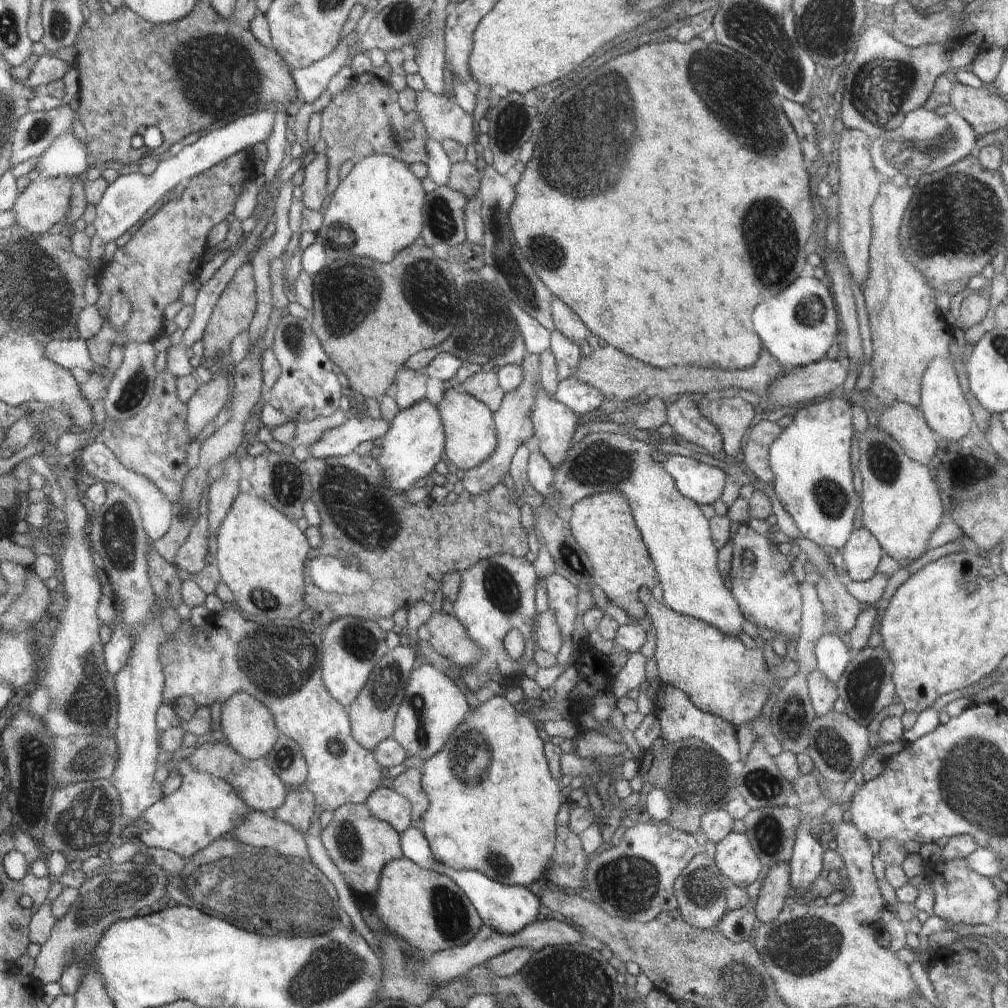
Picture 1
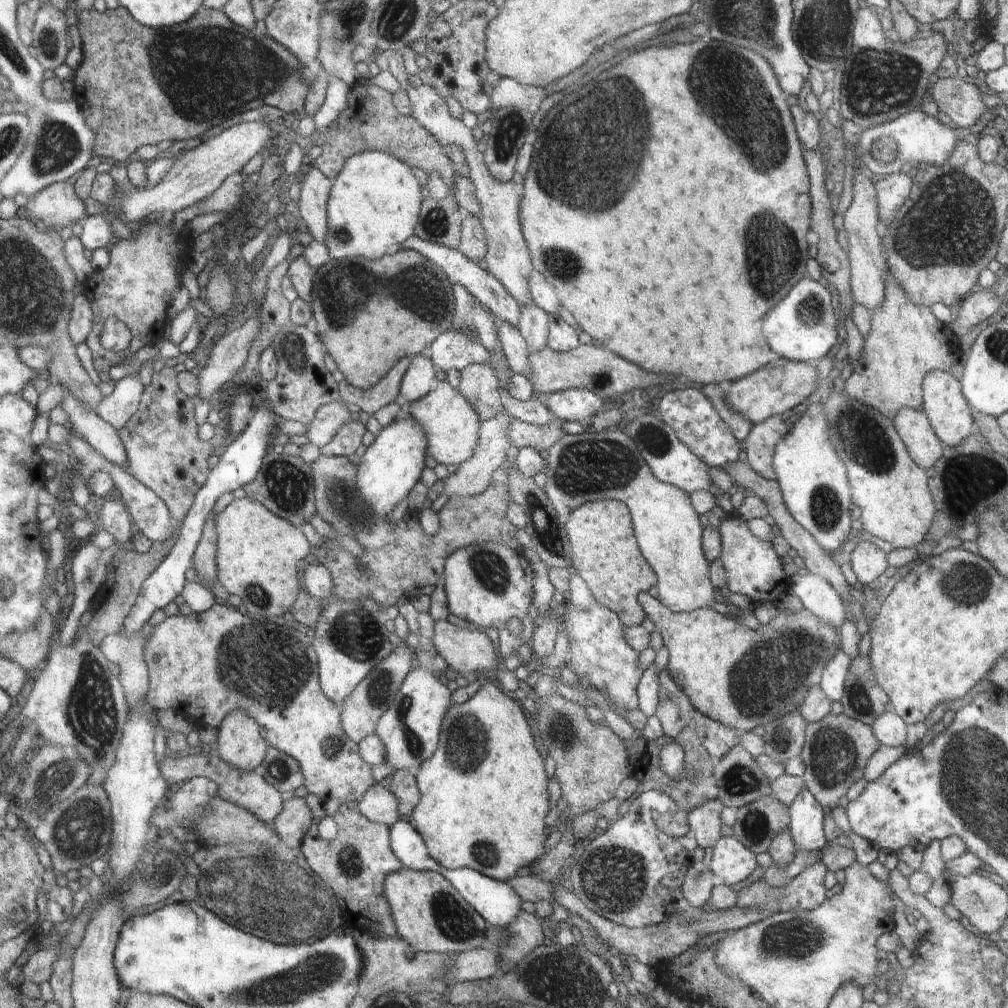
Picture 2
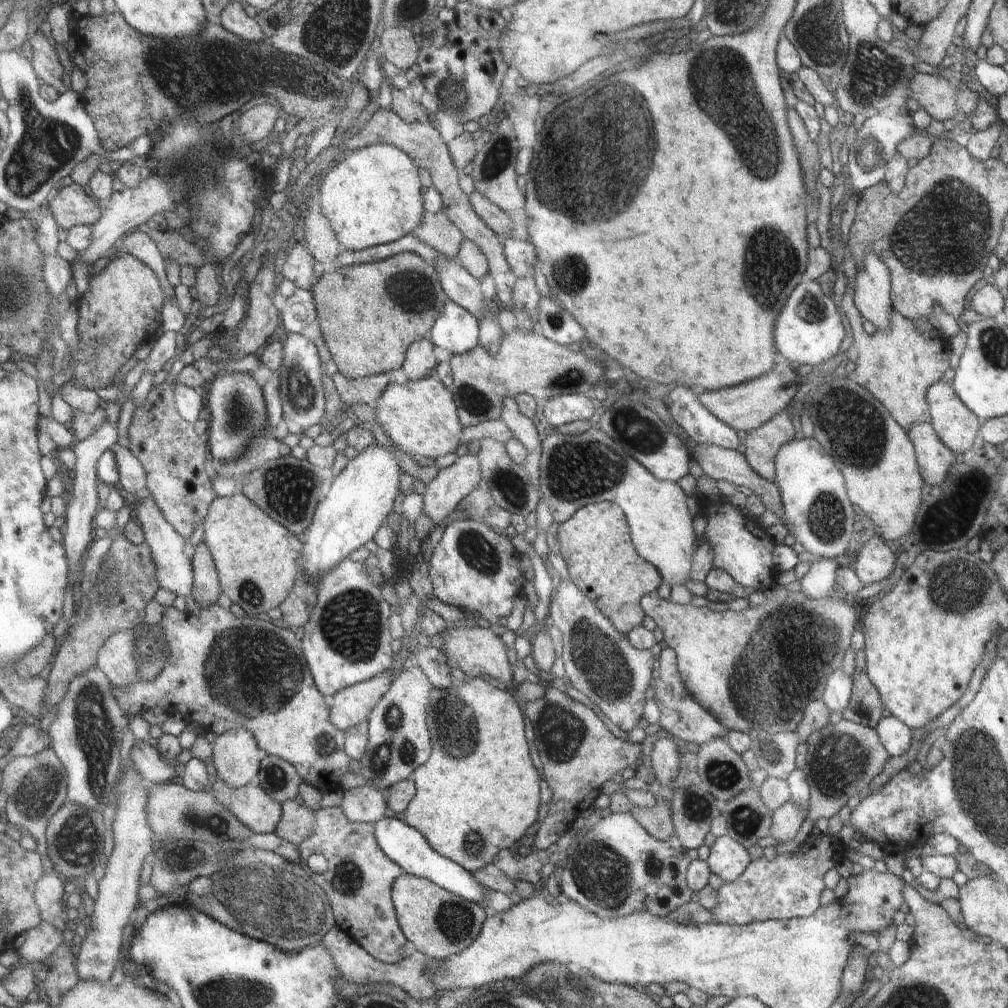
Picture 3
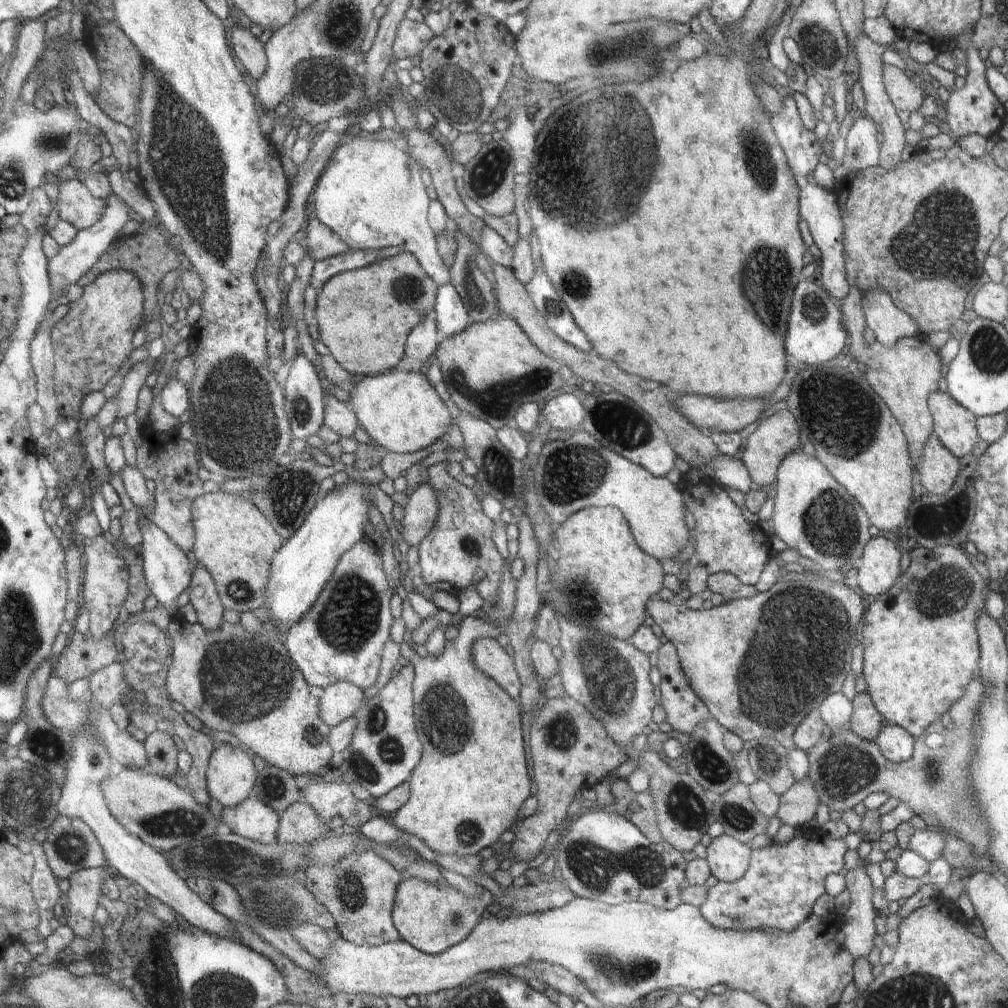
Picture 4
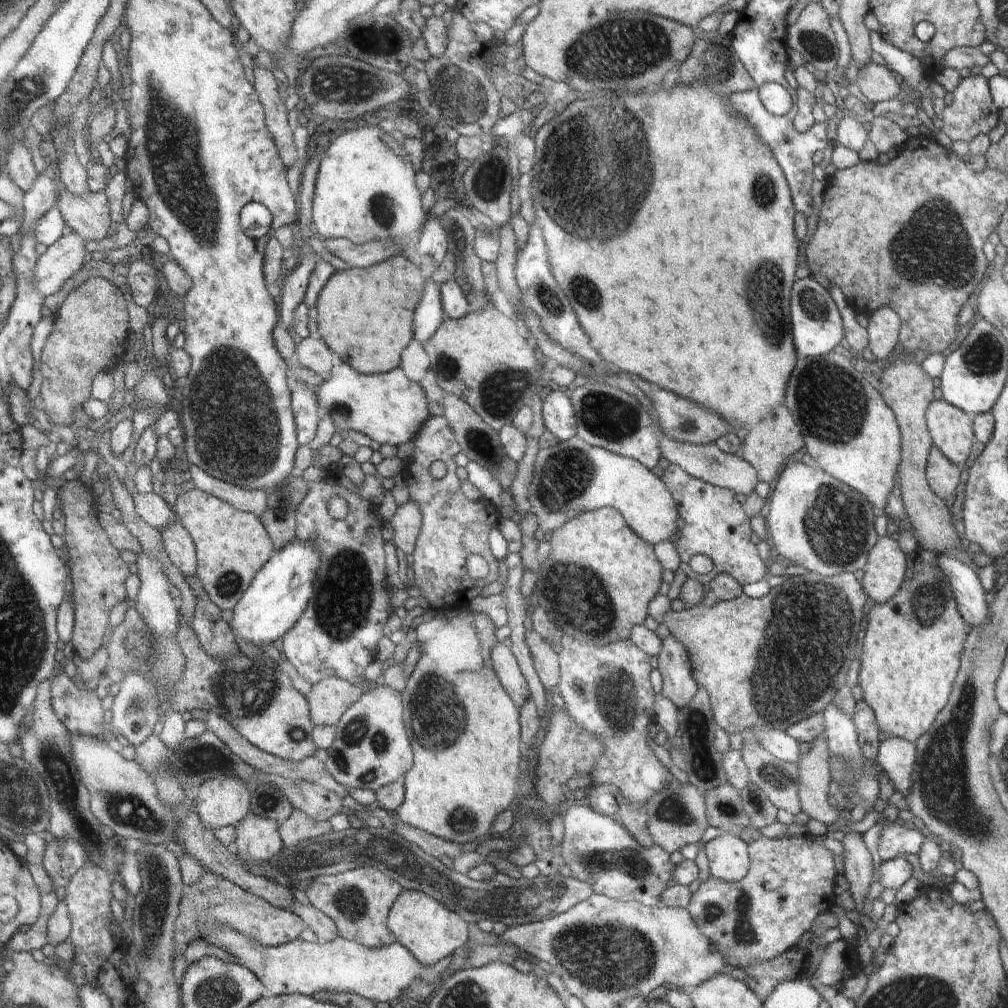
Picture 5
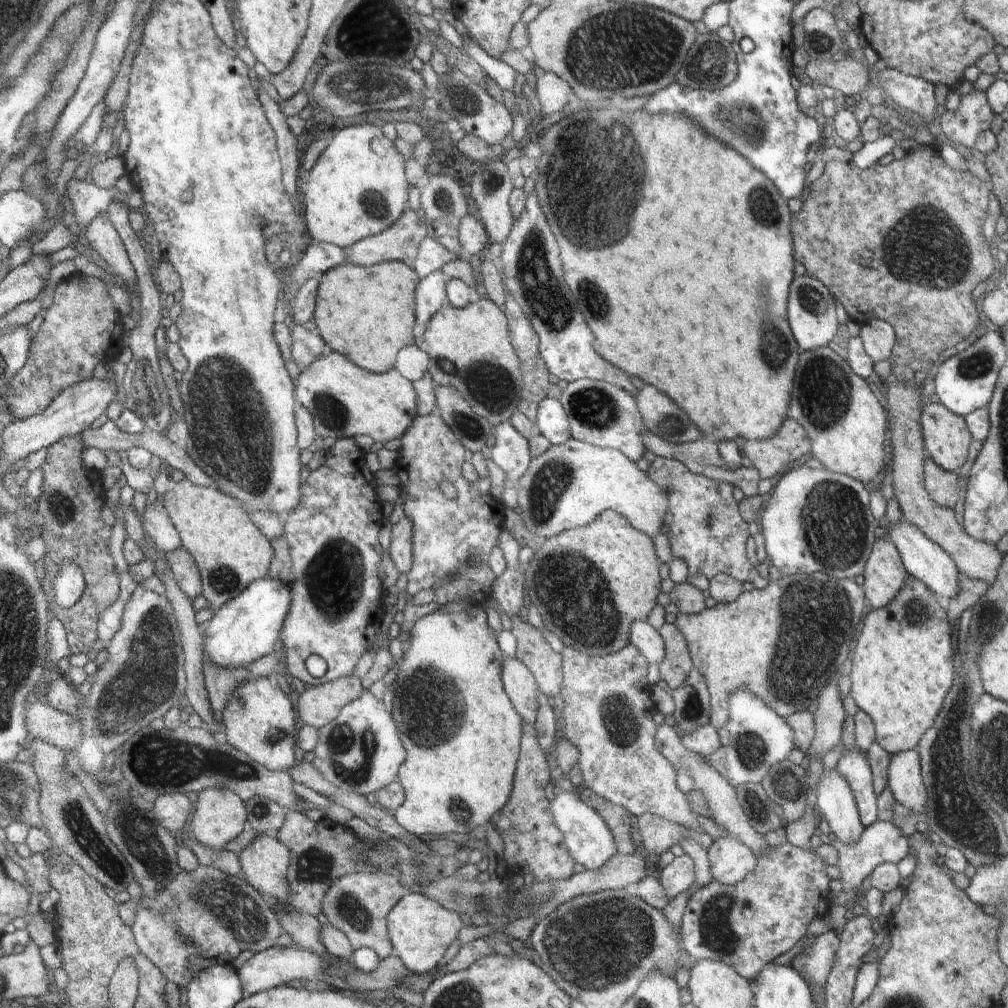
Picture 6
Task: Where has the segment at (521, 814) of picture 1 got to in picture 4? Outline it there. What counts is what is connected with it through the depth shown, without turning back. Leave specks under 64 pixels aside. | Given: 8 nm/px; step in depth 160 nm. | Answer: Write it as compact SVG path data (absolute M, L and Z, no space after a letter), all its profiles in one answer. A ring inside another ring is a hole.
M437 591L433 595L433 602L440 608L447 612L453 619L458 619L457 626L459 630L458 638L454 643L445 642L445 651L439 656L428 655L426 657L414 656L412 658L411 666L415 672L416 677L416 724L420 724L420 740L424 740L424 760L420 759L420 768L415 768L411 772L408 780L410 783L410 796L406 804L396 811L394 816L394 824L408 834L418 836L430 850L433 850L440 855L452 855L455 853L459 857L473 857L479 855L481 850L492 846L492 844L500 844L504 840L504 832L512 828L512 824L517 824L522 820L518 815L520 808L524 808L524 800L528 800L529 796L533 796L536 792L536 784L532 784L532 768L528 768L528 736L524 736L524 724L528 721L524 707L520 704L520 699L516 700L512 695L508 694L504 688L496 681L490 678L486 673L482 672L476 664L474 664L473 646L476 640L483 638L496 639L497 636L505 634L505 630L496 627L493 624L487 624L478 619L473 614L467 617L462 617L459 614L460 601L458 597L444 591Z

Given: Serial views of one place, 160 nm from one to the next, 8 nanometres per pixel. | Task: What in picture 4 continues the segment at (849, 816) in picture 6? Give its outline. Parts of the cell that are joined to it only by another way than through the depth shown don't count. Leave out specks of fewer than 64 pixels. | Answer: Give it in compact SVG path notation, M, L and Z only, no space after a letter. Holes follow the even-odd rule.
M866 863L845 875L845 885L851 896L851 904L843 916L844 948L853 956L868 958L874 946L876 934L874 919L879 913L874 910L872 897L874 886L870 873L865 868Z

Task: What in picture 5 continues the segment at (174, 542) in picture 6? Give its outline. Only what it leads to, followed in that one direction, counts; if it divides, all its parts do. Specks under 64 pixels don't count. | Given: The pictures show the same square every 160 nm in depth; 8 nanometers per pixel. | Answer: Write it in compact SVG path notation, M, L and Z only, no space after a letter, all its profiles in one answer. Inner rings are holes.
M137 493L133 496L136 512L154 528L160 530L175 518L175 512L162 496L156 493Z

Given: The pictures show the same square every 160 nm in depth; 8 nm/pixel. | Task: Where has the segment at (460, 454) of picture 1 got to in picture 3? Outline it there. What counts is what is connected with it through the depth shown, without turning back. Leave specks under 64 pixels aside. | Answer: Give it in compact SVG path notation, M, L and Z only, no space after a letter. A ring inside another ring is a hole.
M433 374L417 381L407 380L402 384L390 382L374 406L377 420L371 427L375 429L376 436L388 435L398 450L415 459L426 456L436 460L440 456L454 453L461 445L464 426L459 420L454 394Z

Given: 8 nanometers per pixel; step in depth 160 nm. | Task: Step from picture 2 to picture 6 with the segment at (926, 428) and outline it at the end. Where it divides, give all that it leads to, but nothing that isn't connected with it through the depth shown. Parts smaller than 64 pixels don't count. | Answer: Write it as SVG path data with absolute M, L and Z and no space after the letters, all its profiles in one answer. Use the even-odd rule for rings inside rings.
M927 455L924 461L926 469L926 489L932 500L940 506L950 507L958 500L958 478L954 471L943 469Z

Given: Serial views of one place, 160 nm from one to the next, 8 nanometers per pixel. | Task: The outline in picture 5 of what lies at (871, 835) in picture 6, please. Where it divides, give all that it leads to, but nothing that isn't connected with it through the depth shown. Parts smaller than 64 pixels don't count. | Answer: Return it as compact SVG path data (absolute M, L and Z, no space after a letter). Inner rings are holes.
M898 822L884 823L884 826L879 847L882 861L889 861L898 855L920 854L920 847L925 842L920 830L905 828Z

